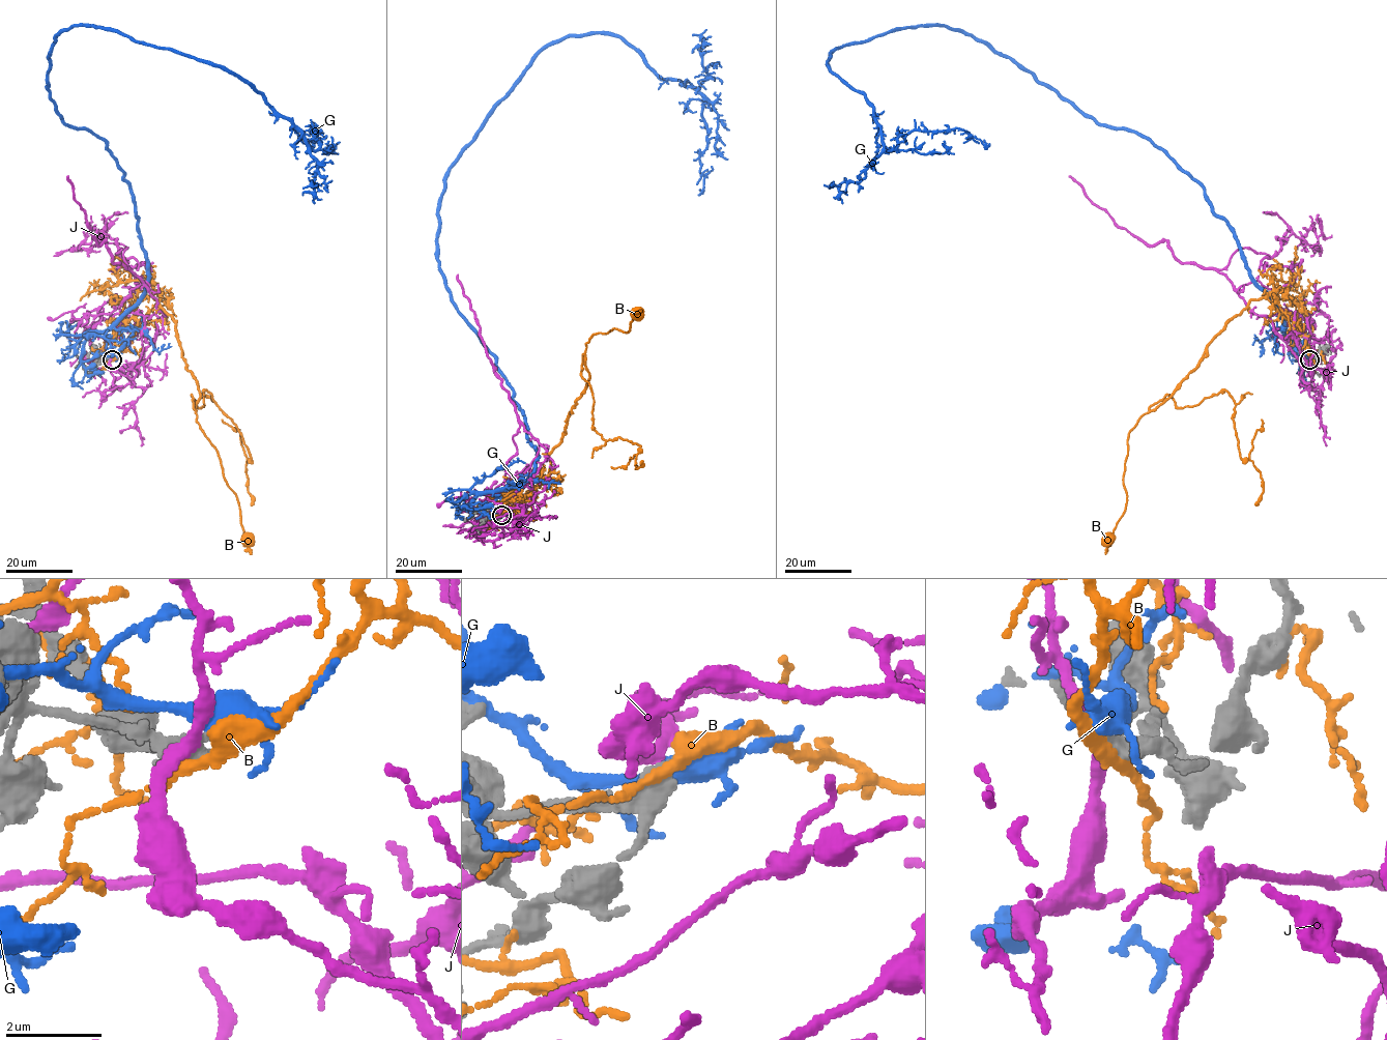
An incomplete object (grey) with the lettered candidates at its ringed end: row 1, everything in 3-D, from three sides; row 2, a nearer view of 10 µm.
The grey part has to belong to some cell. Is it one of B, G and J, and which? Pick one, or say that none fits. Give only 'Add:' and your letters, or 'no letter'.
Add: no letter

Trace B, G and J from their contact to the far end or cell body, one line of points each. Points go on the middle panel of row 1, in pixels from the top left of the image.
B: (501, 513), (513, 512), (550, 468), (548, 454), (589, 377), (585, 344), (594, 334), (628, 333), (637, 314)
G: (502, 512), (470, 503), (538, 454), (439, 266), (451, 165), (541, 51), (614, 33), (709, 103), (698, 195)
J: (501, 512), (530, 503), (554, 466), (521, 423), (507, 464), (512, 480), (474, 510), (494, 523), (516, 515)

